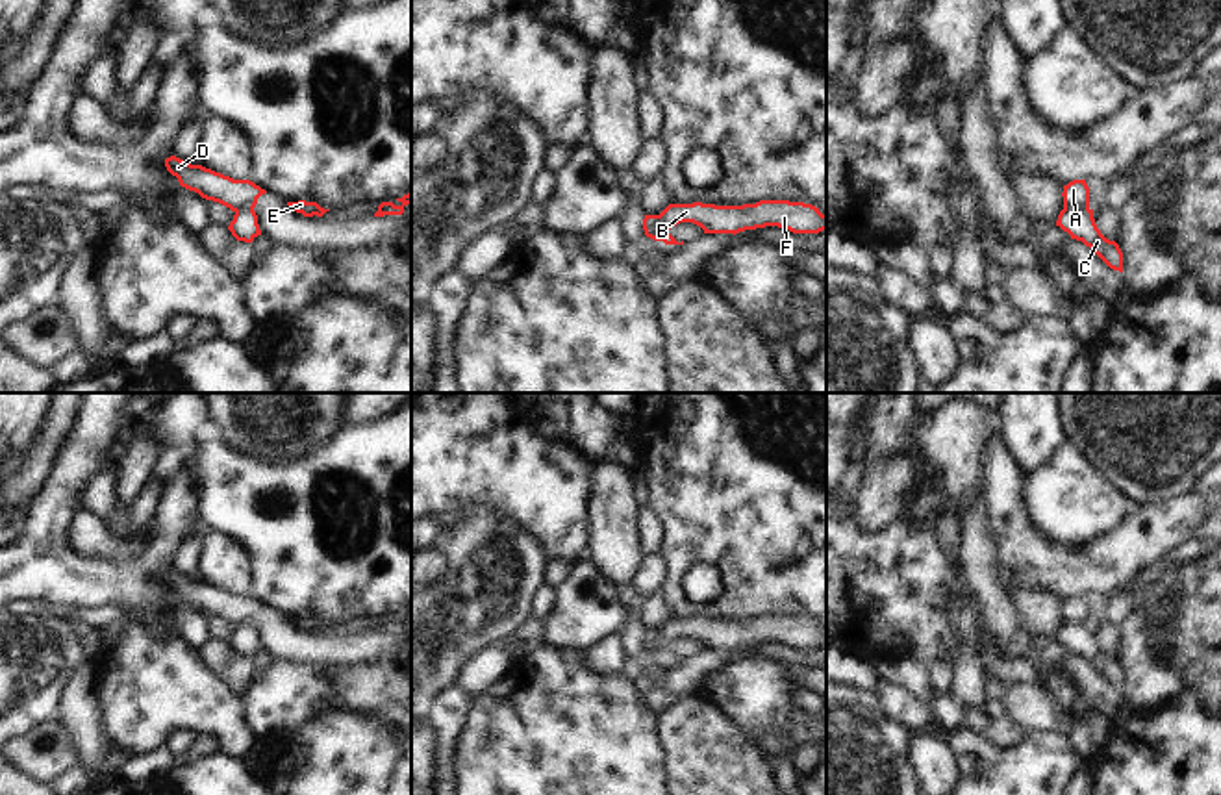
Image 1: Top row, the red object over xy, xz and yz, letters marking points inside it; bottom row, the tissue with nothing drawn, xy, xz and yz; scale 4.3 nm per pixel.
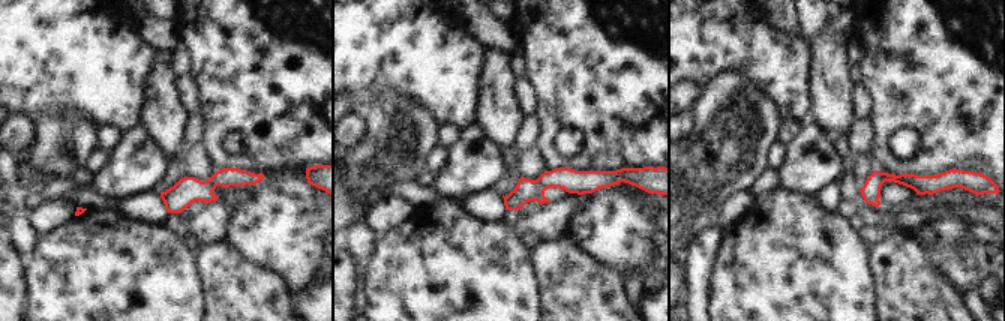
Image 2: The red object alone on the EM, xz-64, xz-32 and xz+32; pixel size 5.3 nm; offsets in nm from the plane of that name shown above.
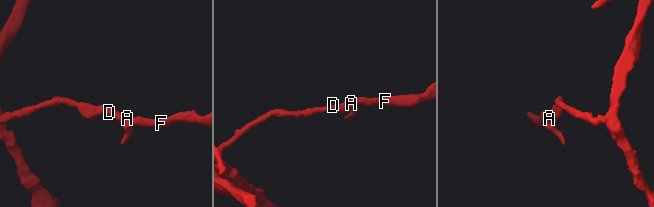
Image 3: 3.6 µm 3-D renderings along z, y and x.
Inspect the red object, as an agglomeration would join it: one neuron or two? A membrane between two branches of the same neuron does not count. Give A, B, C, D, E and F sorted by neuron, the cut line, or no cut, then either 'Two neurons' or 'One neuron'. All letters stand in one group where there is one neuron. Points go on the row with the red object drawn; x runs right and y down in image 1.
Groups: A D / B C E F. Split along xz (656, 215), (656, 230), (662, 236). Two neurons

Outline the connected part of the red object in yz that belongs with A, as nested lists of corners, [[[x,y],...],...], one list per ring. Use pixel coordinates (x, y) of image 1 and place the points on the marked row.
[[[1073,180],[1064,185],[1064,208],[1089,209],[1089,187],[1086,180]]]

